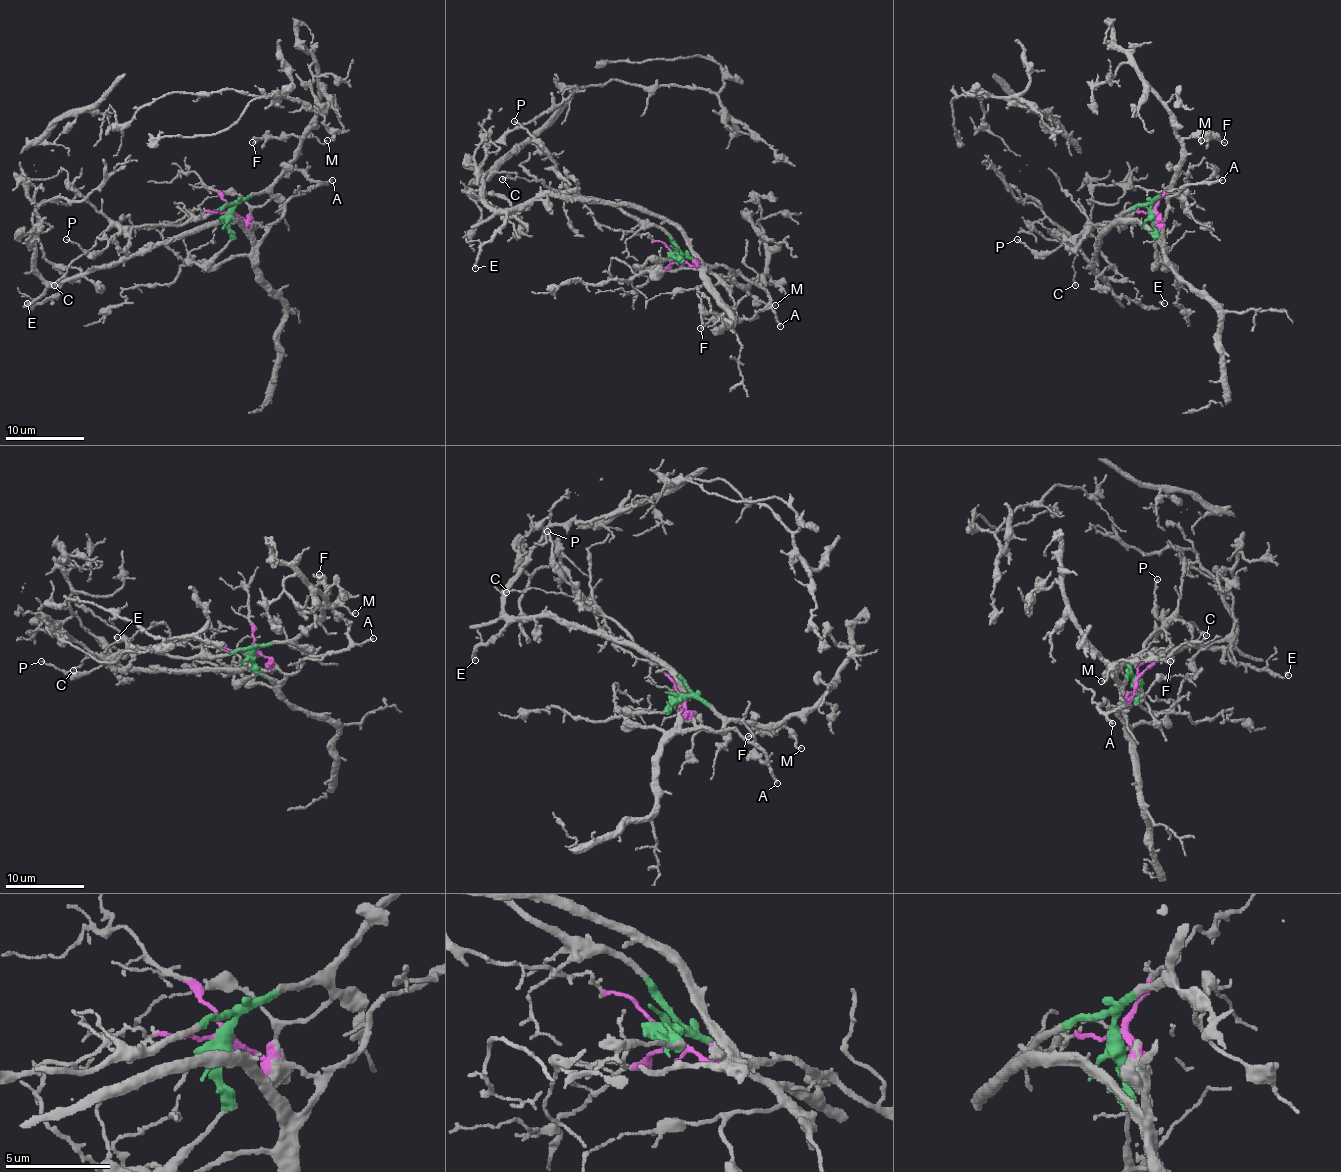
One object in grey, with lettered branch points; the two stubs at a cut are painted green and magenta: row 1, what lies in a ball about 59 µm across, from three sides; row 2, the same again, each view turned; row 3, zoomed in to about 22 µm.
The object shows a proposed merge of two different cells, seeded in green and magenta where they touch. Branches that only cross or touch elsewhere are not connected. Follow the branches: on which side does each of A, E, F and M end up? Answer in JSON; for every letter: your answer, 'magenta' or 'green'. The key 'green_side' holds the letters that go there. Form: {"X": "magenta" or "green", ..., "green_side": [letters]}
{"A": "magenta", "E": "magenta", "F": "green", "M": "green", "green_side": ["F", "M"]}

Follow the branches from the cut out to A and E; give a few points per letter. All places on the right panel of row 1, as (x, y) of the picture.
A: (1152, 211), (1161, 219), (1161, 225), (1171, 196), (1191, 184), (1222, 180)
E: (1152, 211), (1161, 221), (1154, 227), (1116, 223), (1099, 241), (1093, 268), (1116, 296), (1152, 307), (1163, 304)

